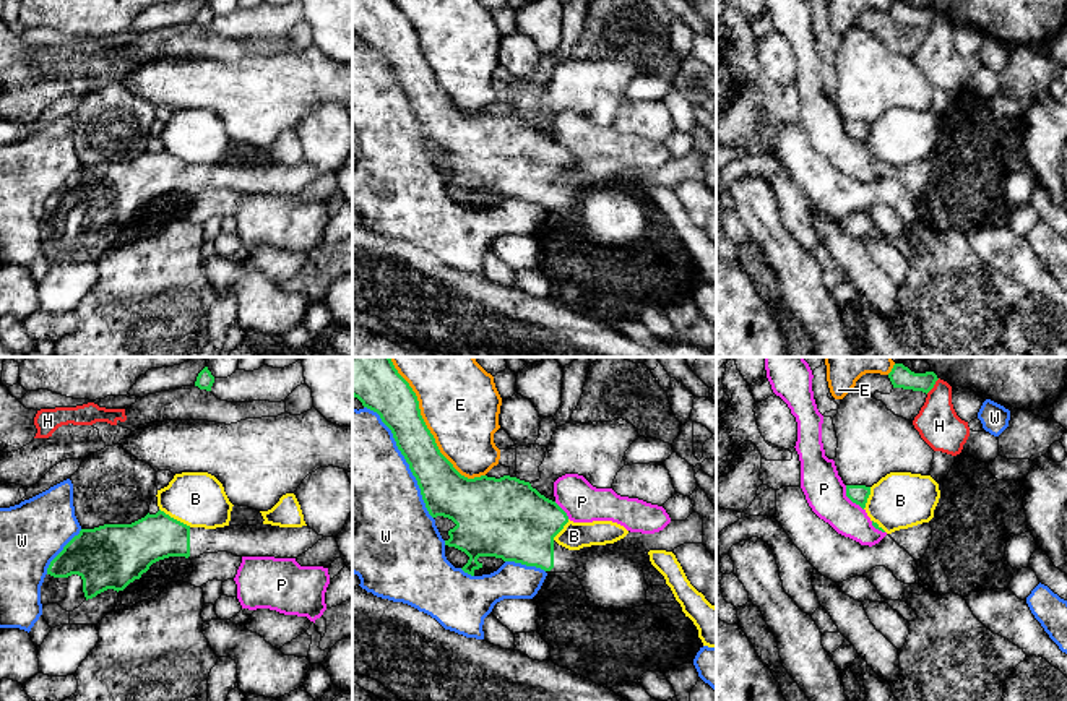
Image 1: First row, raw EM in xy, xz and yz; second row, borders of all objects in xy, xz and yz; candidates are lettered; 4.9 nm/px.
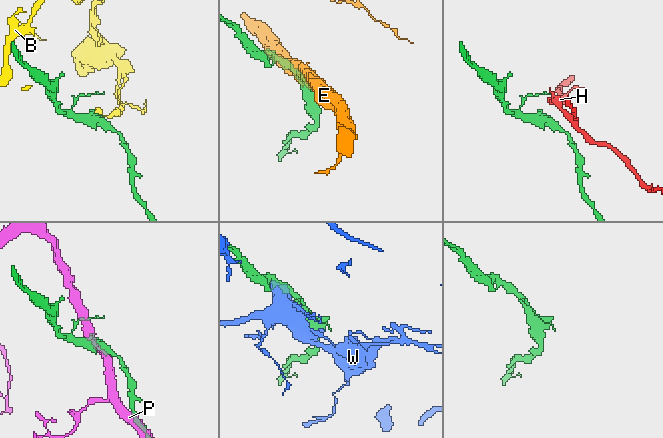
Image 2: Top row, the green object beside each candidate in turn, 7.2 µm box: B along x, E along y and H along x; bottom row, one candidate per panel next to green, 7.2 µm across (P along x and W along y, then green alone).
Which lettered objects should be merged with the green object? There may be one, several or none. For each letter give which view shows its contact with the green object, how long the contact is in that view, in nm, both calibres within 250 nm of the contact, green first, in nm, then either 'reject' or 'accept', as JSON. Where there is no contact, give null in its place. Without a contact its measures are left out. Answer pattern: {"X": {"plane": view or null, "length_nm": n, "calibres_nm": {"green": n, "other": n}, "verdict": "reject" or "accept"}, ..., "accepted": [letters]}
{"B": {"plane": "xy", "length_nm": 180, "calibres_nm": {"green": 240, "other": 280}, "verdict": "reject"}, "E": {"plane": "xz", "length_nm": 700, "calibres_nm": {"green": 220, "other": 400}, "verdict": "reject"}, "H": {"plane": "yz", "length_nm": 100, "calibres_nm": {"green": 110, "other": 200}, "verdict": "reject"}, "P": {"plane": "yz", "length_nm": 160, "calibres_nm": {"green": 100, "other": 200}, "verdict": "reject"}, "W": {"plane": "xz", "length_nm": 650, "calibres_nm": {"green": 220, "other": 500}, "verdict": "reject"}, "accepted": []}

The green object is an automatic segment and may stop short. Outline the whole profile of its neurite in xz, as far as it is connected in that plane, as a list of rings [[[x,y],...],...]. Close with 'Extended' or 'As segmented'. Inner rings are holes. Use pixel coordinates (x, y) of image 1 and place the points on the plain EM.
[[[352,0],[352,32],[364,44],[377,49],[391,67],[398,86],[417,117],[429,151],[432,154],[448,154],[456,161],[448,167],[450,175],[445,177],[445,182],[469,193],[461,206],[471,213],[482,204],[482,200],[477,198],[479,193],[495,193],[503,198],[536,203],[546,209],[573,209],[591,240],[620,247],[641,243],[646,239],[648,221],[643,203],[650,200],[650,187],[674,188],[684,180],[703,180],[703,156],[693,148],[685,157],[671,157],[654,170],[629,167],[624,175],[614,180],[568,187],[554,177],[568,159],[567,149],[533,125],[529,118],[510,112],[468,115],[453,104],[440,89],[434,71],[427,65],[416,29],[393,0]]]. Extended

